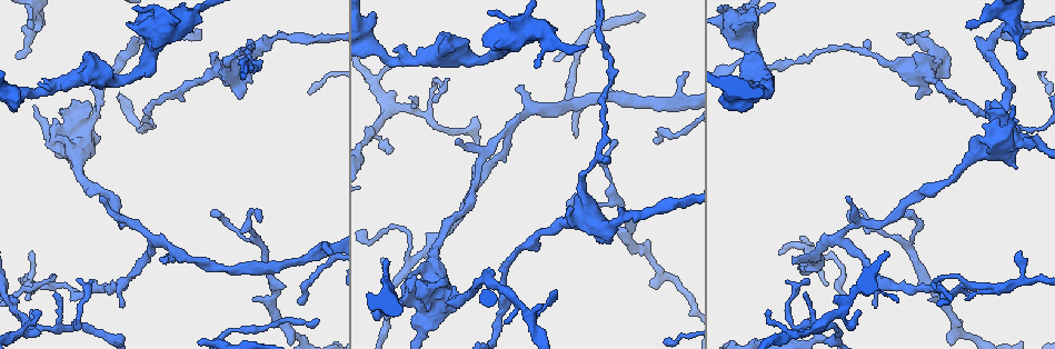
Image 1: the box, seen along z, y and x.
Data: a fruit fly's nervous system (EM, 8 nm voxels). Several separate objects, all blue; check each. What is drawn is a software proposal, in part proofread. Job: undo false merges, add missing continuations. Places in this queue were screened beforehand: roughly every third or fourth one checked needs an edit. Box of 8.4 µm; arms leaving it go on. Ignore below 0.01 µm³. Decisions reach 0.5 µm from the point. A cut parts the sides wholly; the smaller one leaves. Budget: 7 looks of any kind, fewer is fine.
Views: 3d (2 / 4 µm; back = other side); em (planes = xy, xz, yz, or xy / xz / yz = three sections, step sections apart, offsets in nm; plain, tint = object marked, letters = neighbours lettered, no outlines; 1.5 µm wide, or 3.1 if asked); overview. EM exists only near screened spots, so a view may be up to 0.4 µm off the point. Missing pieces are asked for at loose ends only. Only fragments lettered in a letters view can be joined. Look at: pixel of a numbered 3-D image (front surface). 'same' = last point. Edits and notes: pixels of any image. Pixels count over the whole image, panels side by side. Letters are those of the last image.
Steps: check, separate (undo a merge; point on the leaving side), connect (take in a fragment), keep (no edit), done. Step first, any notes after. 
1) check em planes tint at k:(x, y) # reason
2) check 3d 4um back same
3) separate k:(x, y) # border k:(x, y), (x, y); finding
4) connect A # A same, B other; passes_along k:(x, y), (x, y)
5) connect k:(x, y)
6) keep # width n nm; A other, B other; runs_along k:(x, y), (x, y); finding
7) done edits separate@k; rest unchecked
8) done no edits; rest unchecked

check em xz step 4 letters at 1:(241, 97) # an open end

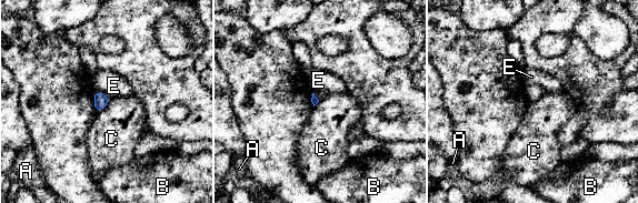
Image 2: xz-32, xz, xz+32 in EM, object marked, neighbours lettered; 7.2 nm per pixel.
keep # A other, B other, C other, E other; border 2:(109, 99), (108, 103), (97, 112); none of them fits

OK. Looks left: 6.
check em planes letters at 1:(1039, 129) # a narrow waist

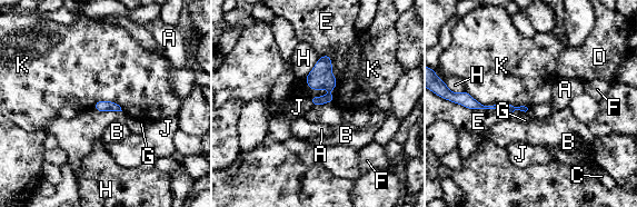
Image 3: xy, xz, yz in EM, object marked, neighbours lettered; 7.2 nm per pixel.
keep # A other, B other, C other, D other, E other, F other, G other, H other, J other, K other; one cell here

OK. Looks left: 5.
check em xz step 4 letters at 1:(985, 103) # branch stops here

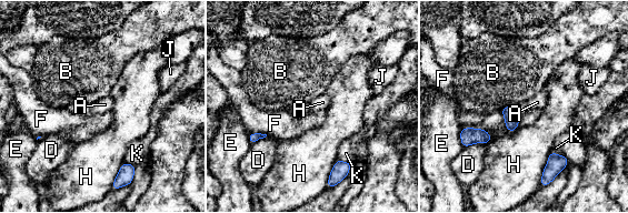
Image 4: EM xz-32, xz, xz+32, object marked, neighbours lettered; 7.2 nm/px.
keep # longest_contact F 240 nm; A other, B other, D other, E other, F other, H other, J other, K other; border 4:(515, 105), (505, 105), (500, 110); none of them fits

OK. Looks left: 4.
done no edits; rest unchecked

